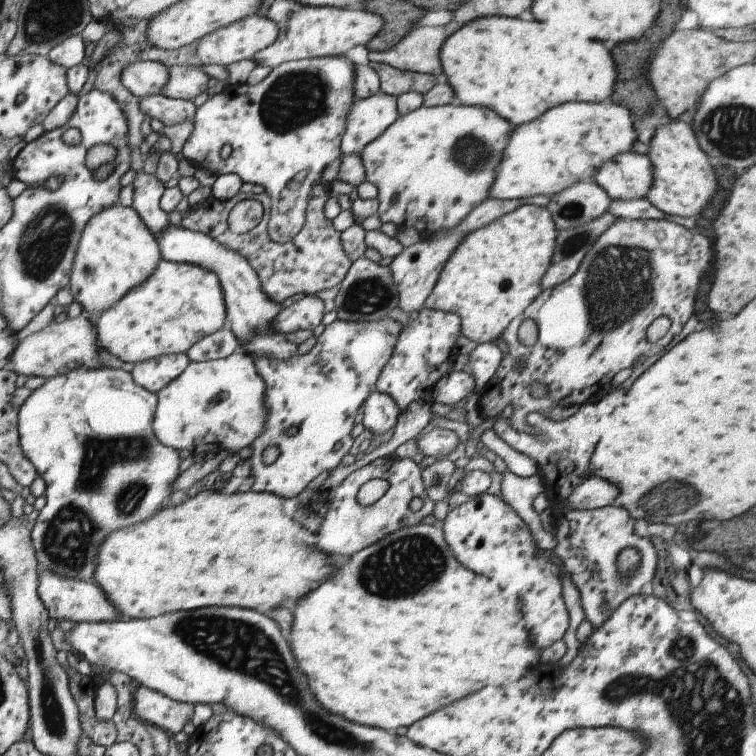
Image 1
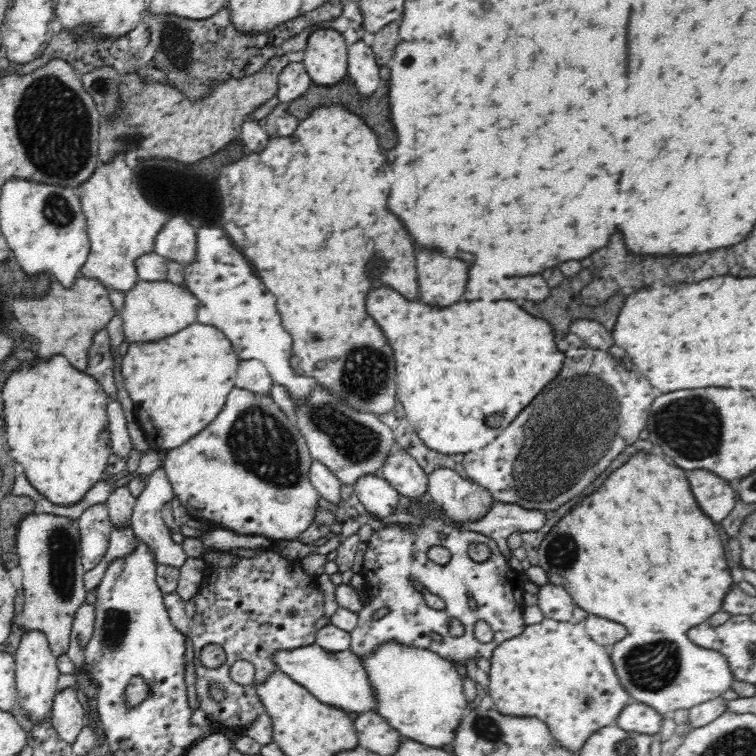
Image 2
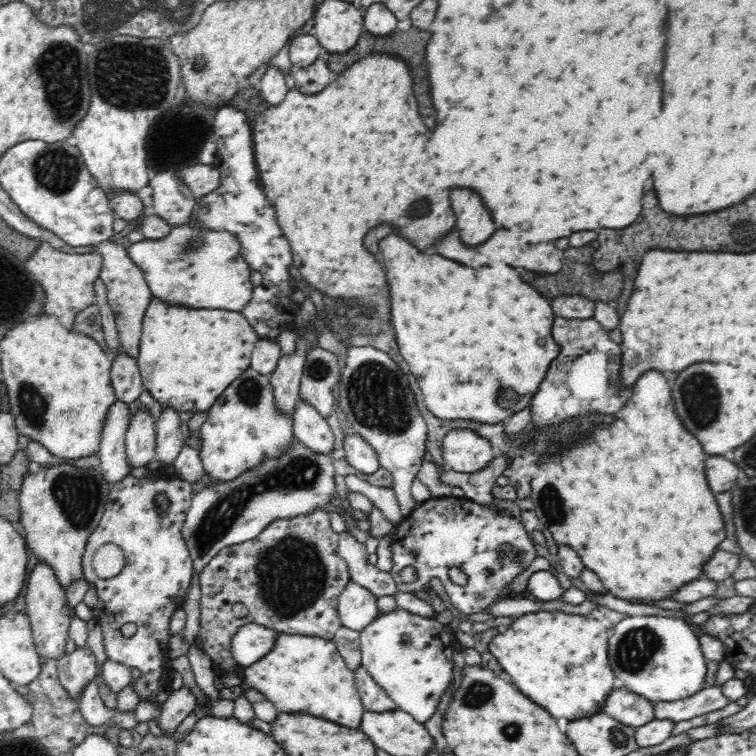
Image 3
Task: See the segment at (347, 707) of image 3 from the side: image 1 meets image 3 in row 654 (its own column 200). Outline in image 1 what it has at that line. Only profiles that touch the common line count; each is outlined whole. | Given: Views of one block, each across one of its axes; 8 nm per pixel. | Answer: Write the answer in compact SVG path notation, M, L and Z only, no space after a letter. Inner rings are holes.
M161 260L147 282L125 294L95 320L103 350L123 362L147 362L161 356L185 354L193 344L227 326L221 282L213 270L195 264Z

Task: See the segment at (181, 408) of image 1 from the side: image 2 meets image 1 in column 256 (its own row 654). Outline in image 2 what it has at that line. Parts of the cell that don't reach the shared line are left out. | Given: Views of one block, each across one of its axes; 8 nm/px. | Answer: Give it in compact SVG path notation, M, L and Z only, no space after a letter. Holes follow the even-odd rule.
M396 640L376 646L368 658L362 658L372 690L378 700L378 714L404 740L414 740L426 748L444 748L456 740L456 730L468 710L462 678L454 662L428 648L402 646Z

